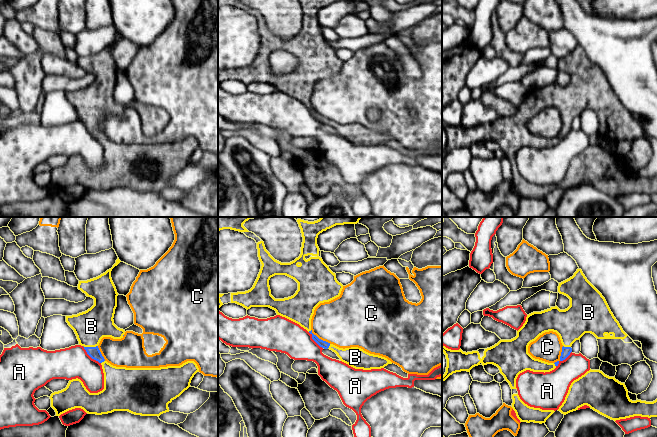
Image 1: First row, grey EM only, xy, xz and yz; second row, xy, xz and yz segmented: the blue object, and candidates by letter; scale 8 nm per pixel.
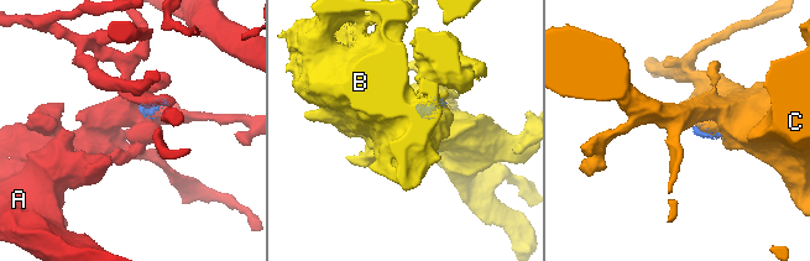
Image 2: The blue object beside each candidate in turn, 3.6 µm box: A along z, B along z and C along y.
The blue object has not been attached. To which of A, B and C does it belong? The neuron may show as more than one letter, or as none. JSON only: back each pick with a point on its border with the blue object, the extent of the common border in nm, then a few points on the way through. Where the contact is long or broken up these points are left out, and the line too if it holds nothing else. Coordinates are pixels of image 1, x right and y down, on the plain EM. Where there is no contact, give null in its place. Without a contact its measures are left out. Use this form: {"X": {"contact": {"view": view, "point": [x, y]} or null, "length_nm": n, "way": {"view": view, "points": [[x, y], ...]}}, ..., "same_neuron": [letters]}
{"B": {"contact": {"view": "xy", "point": [90, 123]}, "length_nm": 120}, "same_neuron": ["B"]}

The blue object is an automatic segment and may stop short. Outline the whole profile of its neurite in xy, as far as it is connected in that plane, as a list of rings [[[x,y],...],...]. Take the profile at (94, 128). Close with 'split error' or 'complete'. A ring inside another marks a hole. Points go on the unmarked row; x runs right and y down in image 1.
[[[118,34],[113,43],[100,52],[79,57],[78,65],[93,74],[94,81],[85,88],[66,92],[79,120],[102,141],[104,165],[90,169],[80,155],[70,156],[65,165],[50,172],[56,192],[75,184],[96,191],[128,187],[141,192],[160,192],[169,188],[168,180],[190,163],[192,154],[199,148],[194,137],[180,142],[126,144],[113,142],[104,135],[98,124],[101,115],[121,115],[125,110],[113,96],[118,69],[111,47],[120,38]]]; split error

